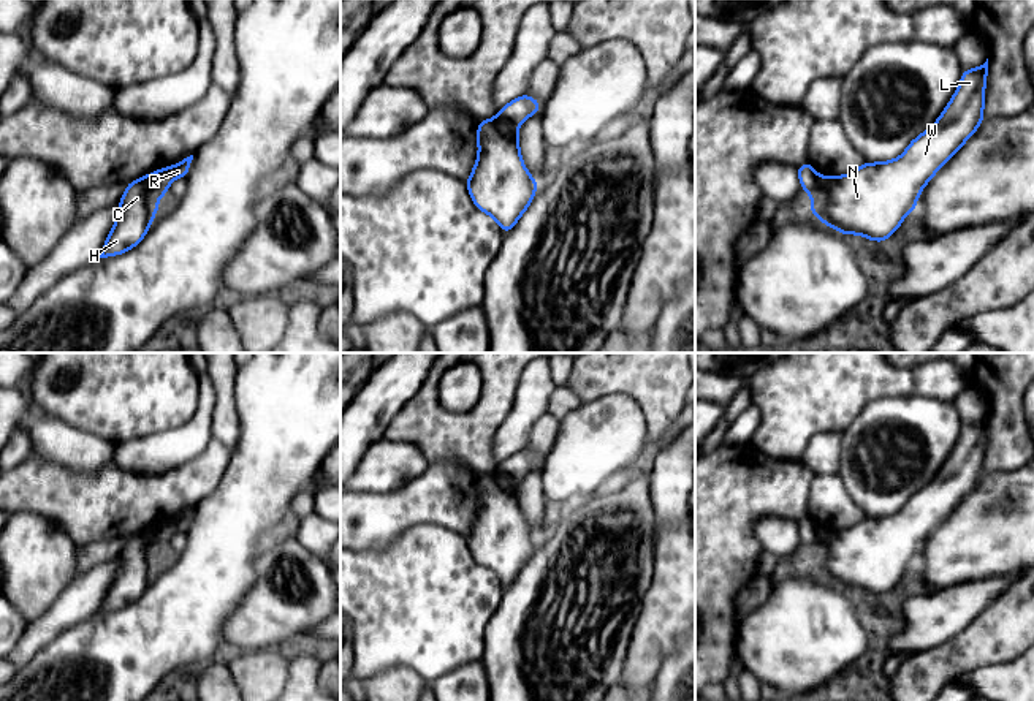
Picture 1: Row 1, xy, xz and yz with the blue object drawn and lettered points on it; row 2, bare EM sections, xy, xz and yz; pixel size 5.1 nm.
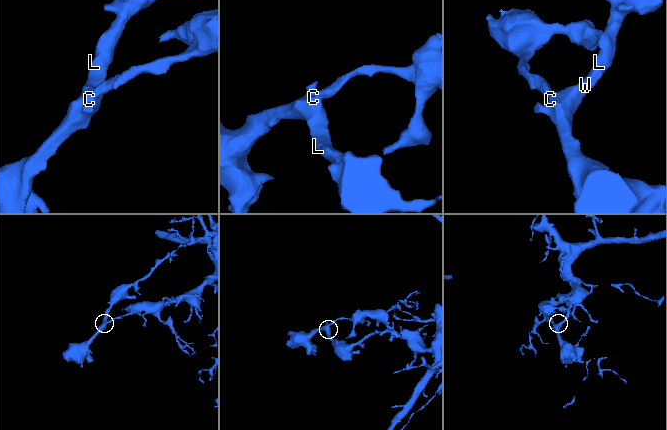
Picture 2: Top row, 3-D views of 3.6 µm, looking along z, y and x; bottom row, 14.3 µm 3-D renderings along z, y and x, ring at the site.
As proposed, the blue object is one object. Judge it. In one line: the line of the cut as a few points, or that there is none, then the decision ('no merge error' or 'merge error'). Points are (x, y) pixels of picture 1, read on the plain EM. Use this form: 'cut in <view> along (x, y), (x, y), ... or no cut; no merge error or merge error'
cut in yz along (821, 530), (813, 551); merge error

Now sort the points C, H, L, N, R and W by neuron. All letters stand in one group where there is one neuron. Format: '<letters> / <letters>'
C H L N W / R

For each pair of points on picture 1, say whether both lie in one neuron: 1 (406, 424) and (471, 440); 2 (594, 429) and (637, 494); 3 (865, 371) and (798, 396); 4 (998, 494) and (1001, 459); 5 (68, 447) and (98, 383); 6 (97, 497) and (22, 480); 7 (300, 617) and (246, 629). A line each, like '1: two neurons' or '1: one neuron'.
1: one neuron
2: two neurons
3: one neuron
4: two neurons
5: two neurons
6: one neuron
7: one neuron

